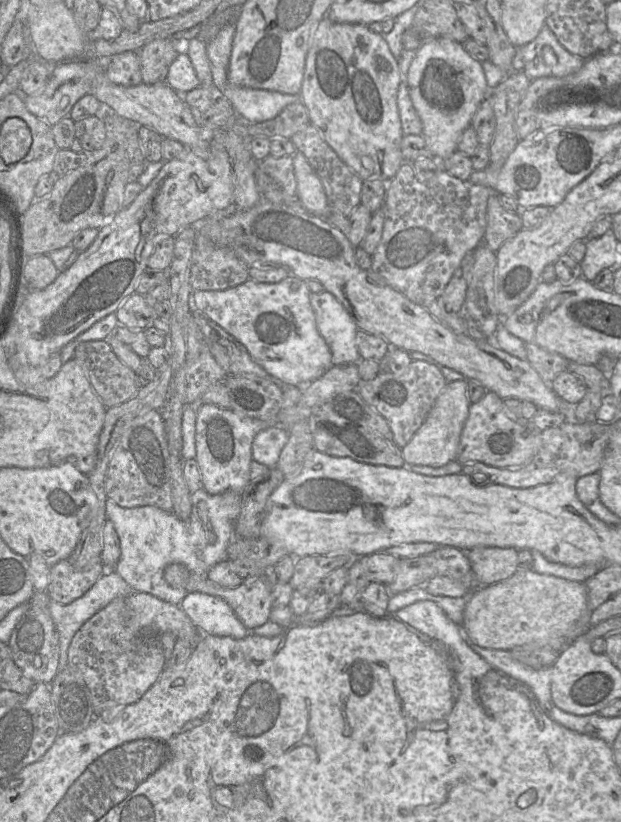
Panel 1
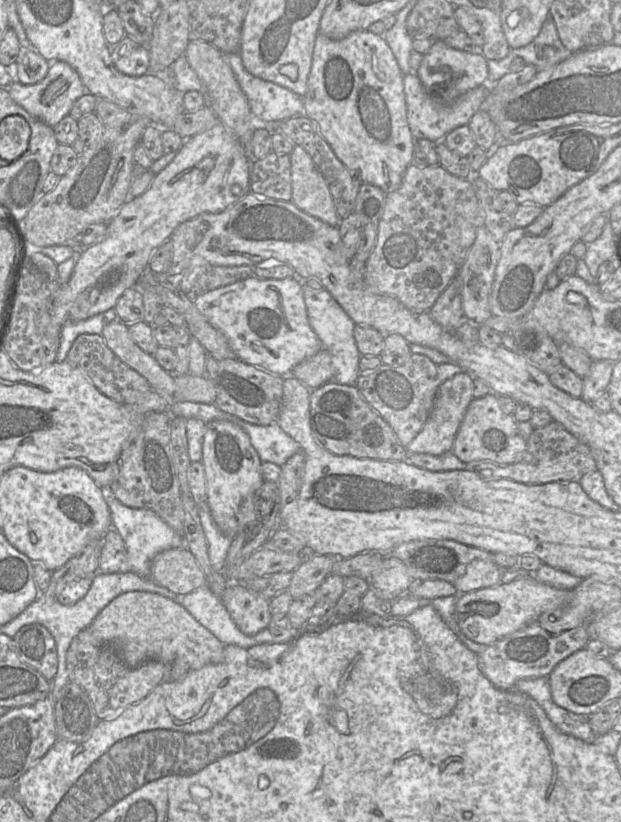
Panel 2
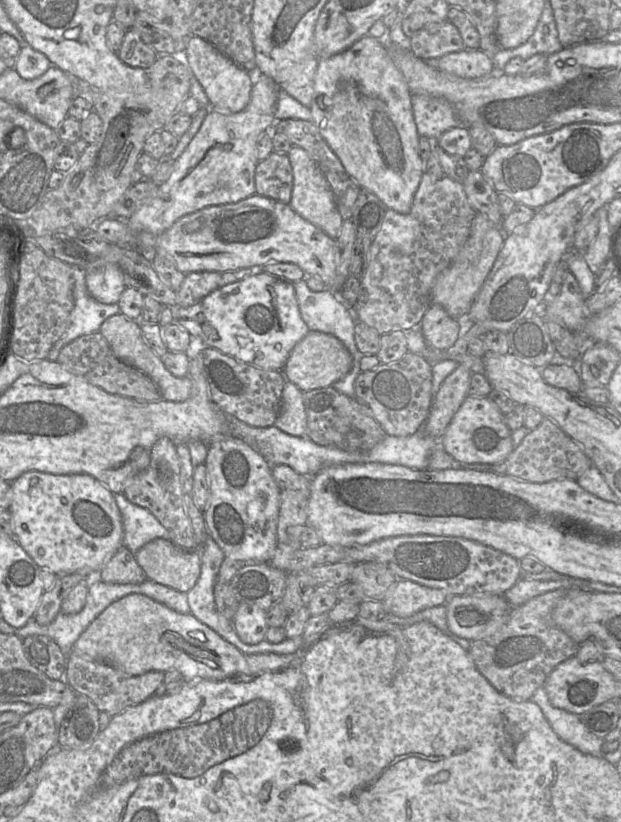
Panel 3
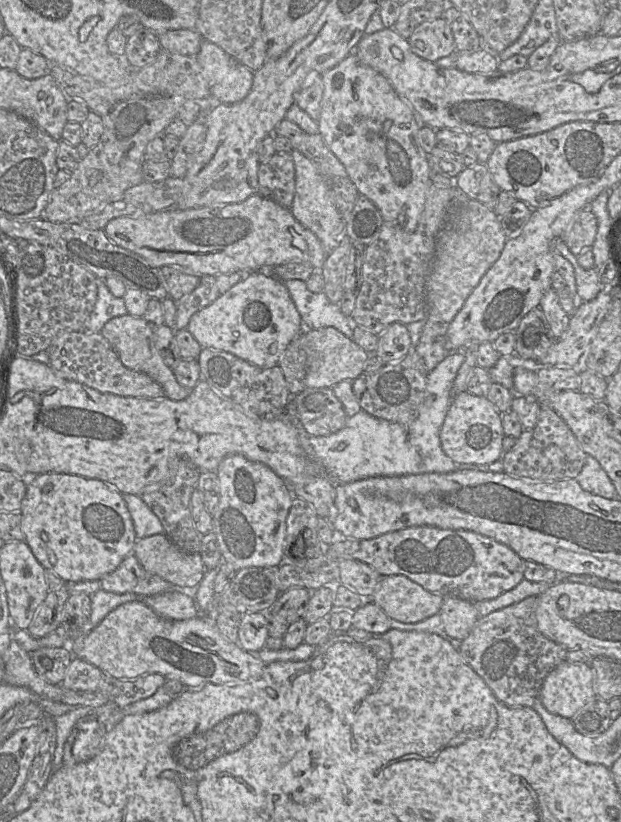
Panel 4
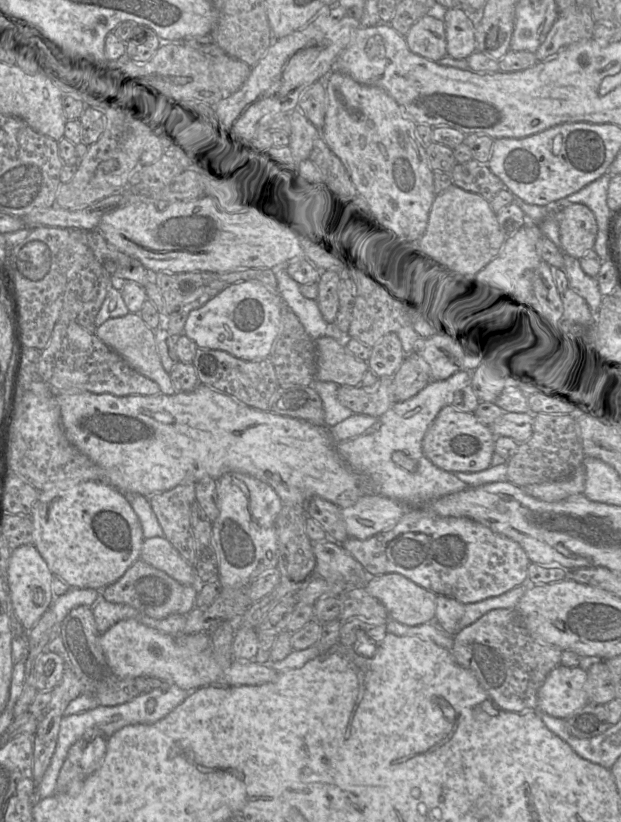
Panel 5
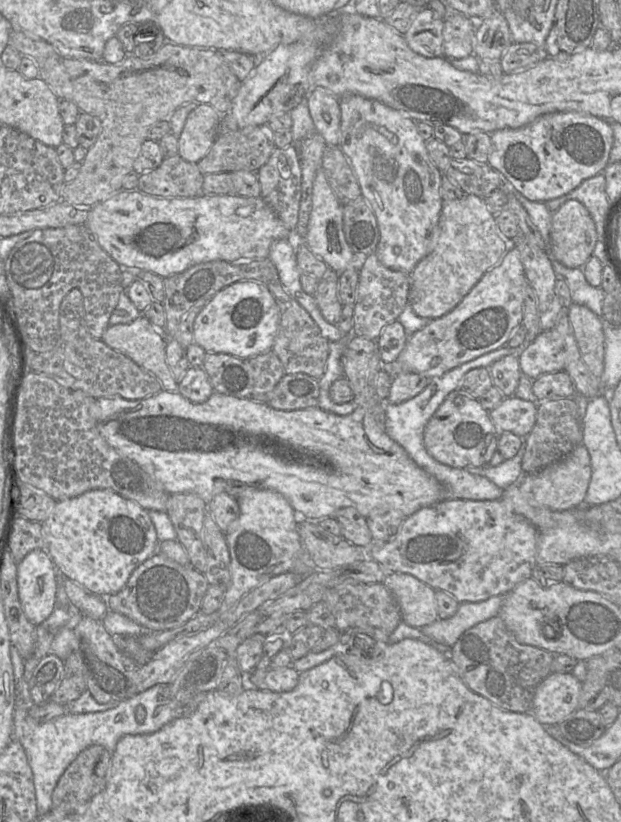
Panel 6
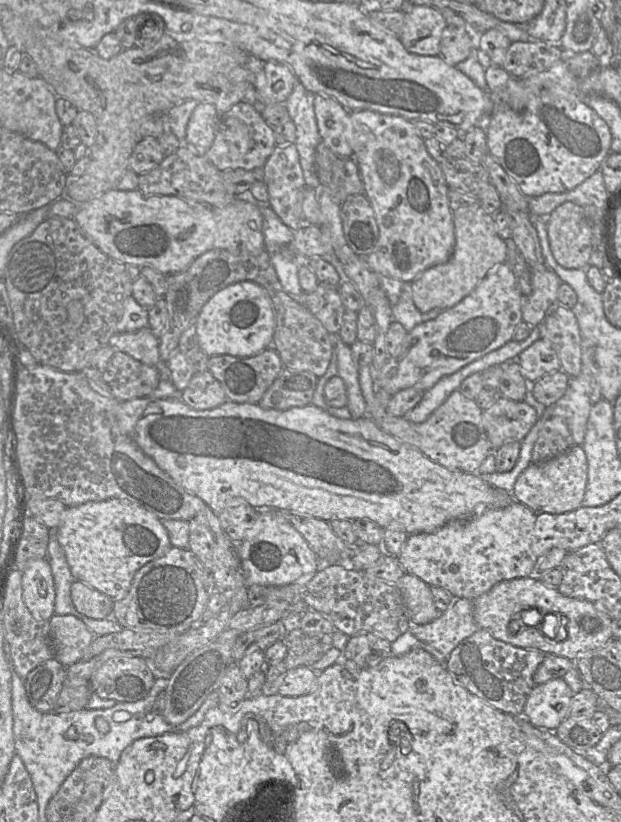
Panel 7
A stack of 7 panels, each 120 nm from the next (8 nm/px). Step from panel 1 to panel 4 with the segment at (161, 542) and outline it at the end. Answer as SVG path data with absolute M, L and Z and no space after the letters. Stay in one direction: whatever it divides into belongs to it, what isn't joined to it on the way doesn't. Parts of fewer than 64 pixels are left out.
M122 495L130 513L137 539L164 533L160 520L139 495Z

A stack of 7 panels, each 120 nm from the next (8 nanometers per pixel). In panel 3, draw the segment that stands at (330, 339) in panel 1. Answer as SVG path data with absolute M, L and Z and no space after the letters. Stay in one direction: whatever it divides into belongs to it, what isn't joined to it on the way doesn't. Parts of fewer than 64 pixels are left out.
M303 279L294 282L293 286L301 317L309 328L309 331L319 331L335 336L350 352L352 357L350 370L342 379L335 382L332 386L334 388L340 388L343 392L347 392L351 396L354 396L355 379L361 372L360 361L363 356L363 354L357 349L354 340L354 326L357 321L354 314L351 309L339 298L338 293L335 293L327 288L323 291L312 291L307 287L307 284Z

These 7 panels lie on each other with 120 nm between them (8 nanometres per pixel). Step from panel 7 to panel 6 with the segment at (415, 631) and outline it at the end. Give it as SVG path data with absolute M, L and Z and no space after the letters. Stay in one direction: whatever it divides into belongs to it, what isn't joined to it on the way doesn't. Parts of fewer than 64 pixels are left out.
M497 595L480 602L460 603L452 617L447 619L438 618L433 623L418 629L435 641L452 648L466 630L497 616L505 596Z

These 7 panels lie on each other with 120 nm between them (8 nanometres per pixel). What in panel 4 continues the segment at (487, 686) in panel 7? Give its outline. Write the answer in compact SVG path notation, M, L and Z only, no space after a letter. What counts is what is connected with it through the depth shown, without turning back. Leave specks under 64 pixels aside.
M538 596L479 617L469 635L462 640L459 653L462 659L485 681L495 697L510 707L532 707L548 673L566 660L568 649L543 635L538 629L536 609Z

